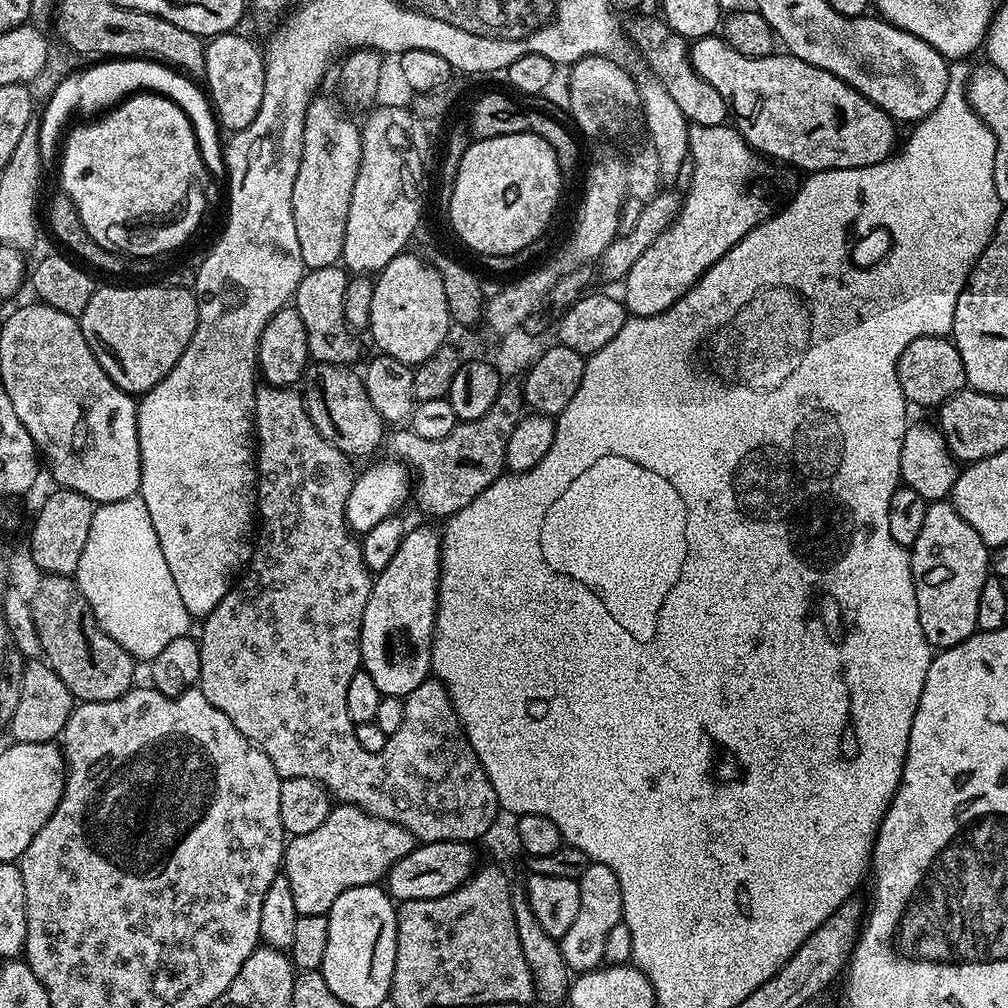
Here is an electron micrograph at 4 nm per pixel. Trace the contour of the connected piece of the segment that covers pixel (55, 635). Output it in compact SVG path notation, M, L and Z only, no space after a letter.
M45 575L44 581L36 588L36 593L31 593L32 617L34 618L34 630L38 630L38 642L43 659L66 682L66 690L77 701L89 704L90 702L110 702L114 698L124 696L134 687L132 680L136 676L137 661L110 634L101 630L100 624L94 618L86 598L80 593L80 588L72 576Z

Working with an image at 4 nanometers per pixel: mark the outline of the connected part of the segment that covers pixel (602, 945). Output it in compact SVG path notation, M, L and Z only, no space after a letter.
M589 863L588 869L578 876L580 886L580 905L578 918L574 918L574 926L566 930L564 936L559 937L561 954L569 969L573 973L591 972L593 968L604 964L604 951L606 950L606 936L614 926L618 926L624 919L622 910L622 886L610 870L610 866Z

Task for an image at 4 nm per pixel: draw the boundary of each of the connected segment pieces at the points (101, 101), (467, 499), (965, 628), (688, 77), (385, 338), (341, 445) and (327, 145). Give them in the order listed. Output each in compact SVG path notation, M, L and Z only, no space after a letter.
M104 58L93 64L96 64L93 68L84 68L81 72L70 73L53 90L48 105L43 106L39 148L42 165L49 166L49 164L55 165L57 163L66 129L73 123L72 116L81 115L80 117L88 118L93 114L103 113L133 94L150 92L168 97L188 115L188 121L192 124L196 141L200 147L200 156L204 160L205 169L209 173L223 173L225 171L222 140L220 144L222 132L218 127L218 121L207 95L195 79L189 78L185 73L175 68L169 68L167 64L160 64L156 60Z
M504 382L498 398L494 398L494 406L490 406L482 418L457 422L446 438L418 438L418 434L410 430L393 431L396 433L387 437L386 448L414 473L414 504L416 500L422 511L439 518L454 516L462 506L470 506L478 494L505 475L506 446L525 412L523 387L519 383Z
M934 500L926 507L926 518L922 522L922 531L912 543L912 581L918 598L918 622L922 622L922 634L926 634L933 649L953 648L972 637L977 631L978 597L982 595L982 586L990 578L990 549L978 538L978 530L954 510L948 500Z
M644 16L641 20L634 21L632 32L630 28L630 39L635 51L644 55L643 63L656 75L657 80L663 82L666 90L670 90L670 98L674 98L678 110L682 110L689 122L695 126L718 126L729 119L728 104L722 94L718 94L718 90L714 90L714 86L710 86L710 82L706 82L706 78L699 76L694 70L689 41L669 28L663 19L651 20Z
M401 254L393 258L375 277L374 303L370 305L370 322L367 331L372 332L372 340L379 351L390 358L398 358L398 362L406 362L413 366L426 362L434 350L438 350L449 339L448 326L450 317L446 302L446 291L442 278L436 269L421 259L419 255Z
M317 363L315 367L302 381L302 395L310 422L314 422L322 438L342 450L345 456L370 455L379 444L381 447L385 443L386 425L382 414L374 408L374 402L370 402L370 394L366 394L363 375L355 367L343 364Z
M324 95L313 96L306 110L302 162L298 178L294 178L292 195L294 231L298 234L305 269L330 266L343 257L350 198L362 162L361 129L344 117L345 109L335 95Z

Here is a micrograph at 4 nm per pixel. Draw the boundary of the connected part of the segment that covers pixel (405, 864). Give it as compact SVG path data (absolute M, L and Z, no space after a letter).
M447 840L446 842L434 842L433 844L421 843L413 852L406 854L388 871L386 877L386 891L393 901L429 900L430 898L442 898L454 890L458 890L472 877L474 865L472 865L471 843L463 840Z

